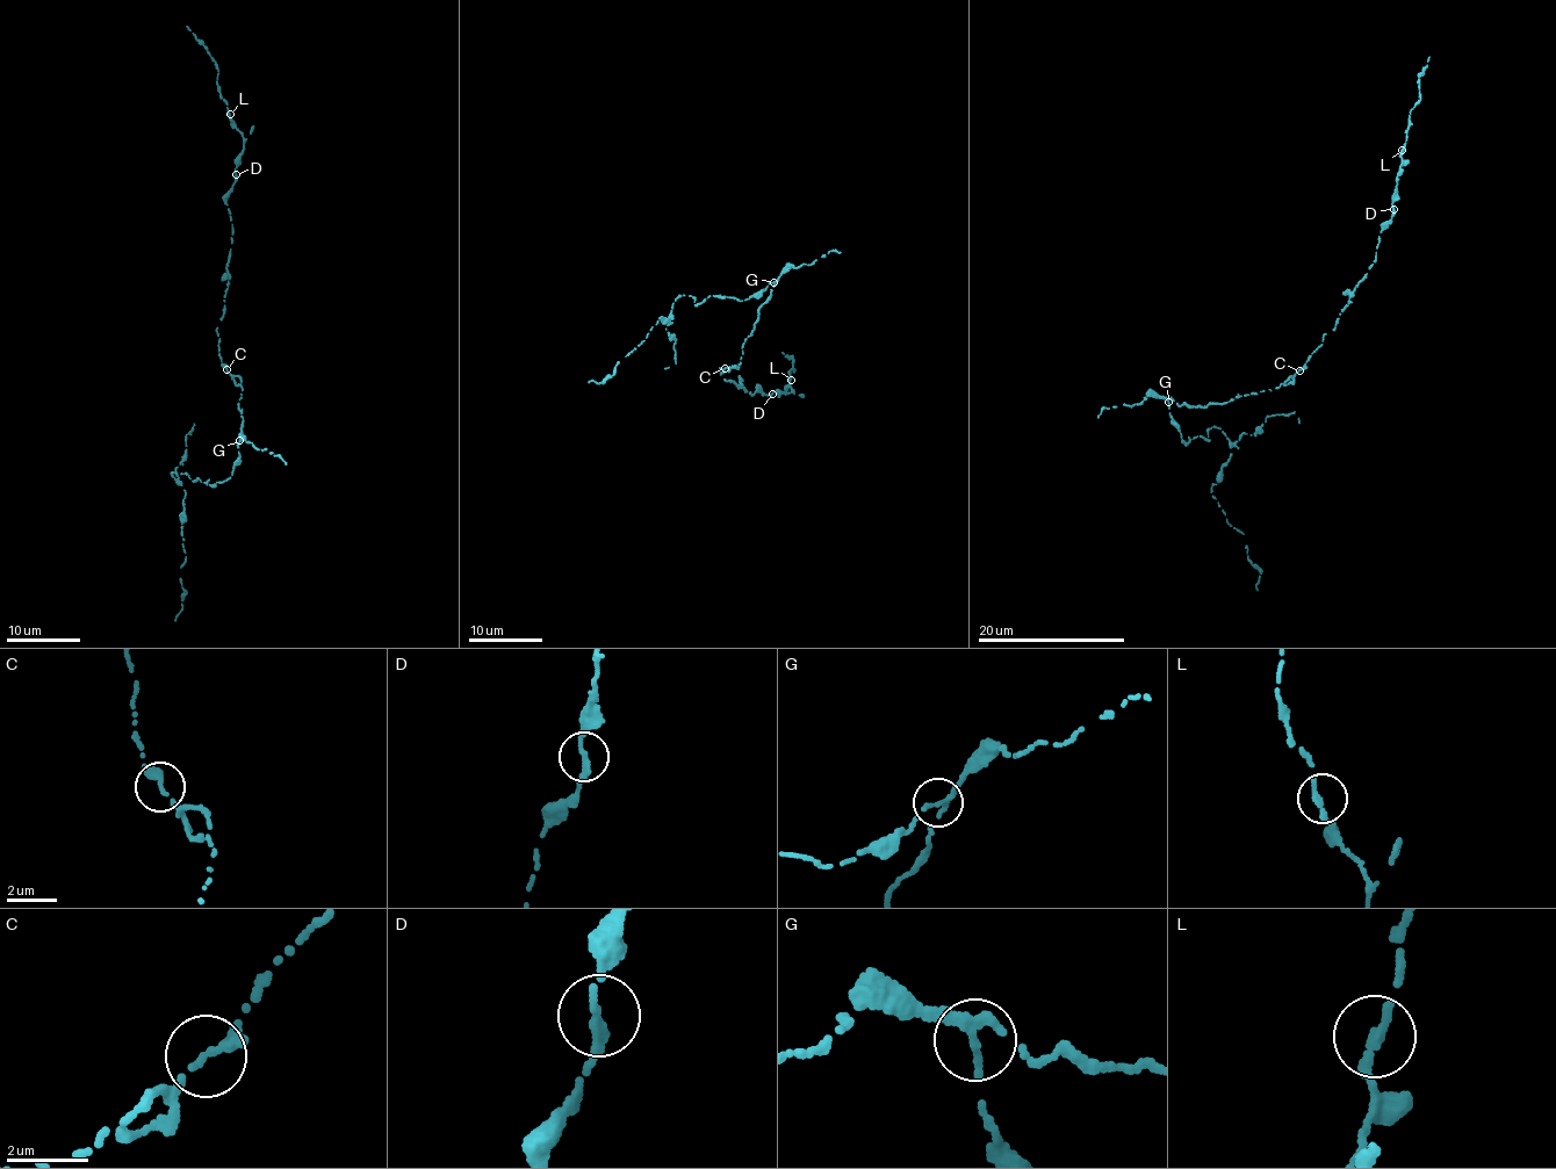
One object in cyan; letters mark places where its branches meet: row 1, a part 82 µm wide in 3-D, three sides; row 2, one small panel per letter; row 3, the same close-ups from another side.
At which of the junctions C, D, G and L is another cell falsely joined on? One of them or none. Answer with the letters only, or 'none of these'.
G

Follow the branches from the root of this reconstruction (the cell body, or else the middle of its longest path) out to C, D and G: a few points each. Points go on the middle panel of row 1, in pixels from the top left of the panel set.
C: (742, 345), (739, 366), (725, 368)
D: (742, 345), (739, 366), (720, 368), (720, 373), (728, 381), (743, 383), (751, 396), (760, 388), (772, 394)
G: (742, 345), (754, 329), (758, 308), (771, 294), (773, 281)

